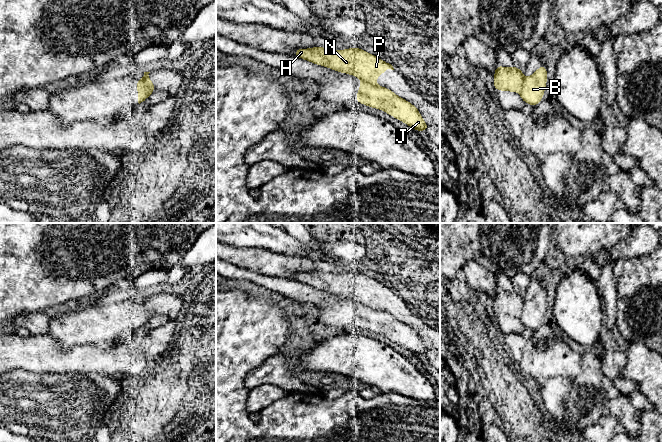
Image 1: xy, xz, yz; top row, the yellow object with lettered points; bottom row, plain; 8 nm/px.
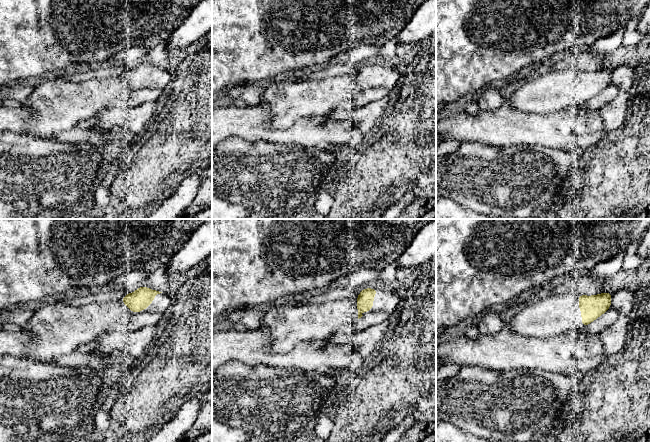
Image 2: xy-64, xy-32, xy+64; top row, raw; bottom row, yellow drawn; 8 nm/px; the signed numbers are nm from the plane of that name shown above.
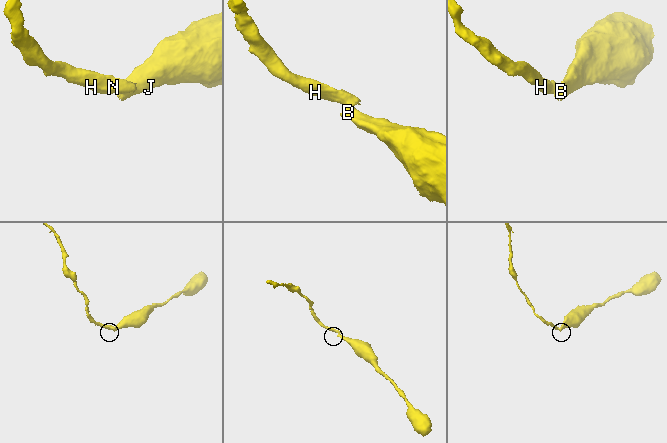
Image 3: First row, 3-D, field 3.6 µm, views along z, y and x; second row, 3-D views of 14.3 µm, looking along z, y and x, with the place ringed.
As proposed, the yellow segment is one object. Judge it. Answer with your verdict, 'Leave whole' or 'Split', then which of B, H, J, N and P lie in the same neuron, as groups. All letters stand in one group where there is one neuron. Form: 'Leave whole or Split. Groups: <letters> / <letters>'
Split. Groups: B J / H N P

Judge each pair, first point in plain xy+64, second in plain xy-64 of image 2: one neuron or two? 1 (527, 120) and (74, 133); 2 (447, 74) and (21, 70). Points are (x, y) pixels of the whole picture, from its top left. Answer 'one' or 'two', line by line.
1: one
2: one

